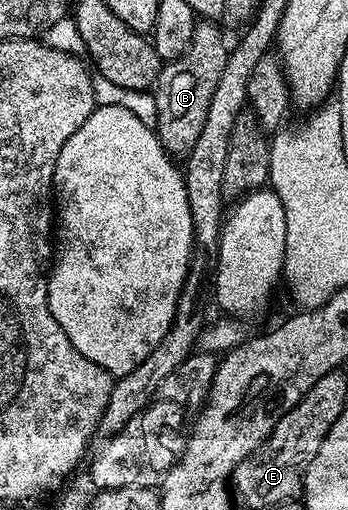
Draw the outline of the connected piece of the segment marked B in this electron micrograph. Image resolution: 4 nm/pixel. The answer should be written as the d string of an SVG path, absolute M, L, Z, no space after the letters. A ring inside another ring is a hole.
M214 21L195 22L192 39L188 49L178 59L169 60L158 74L158 81L152 88L158 118L156 134L162 142L162 148L171 157L185 157L196 145L200 129L204 129L204 117L208 117L208 104L212 101L212 92L228 54L228 43L222 40L222 31Z

